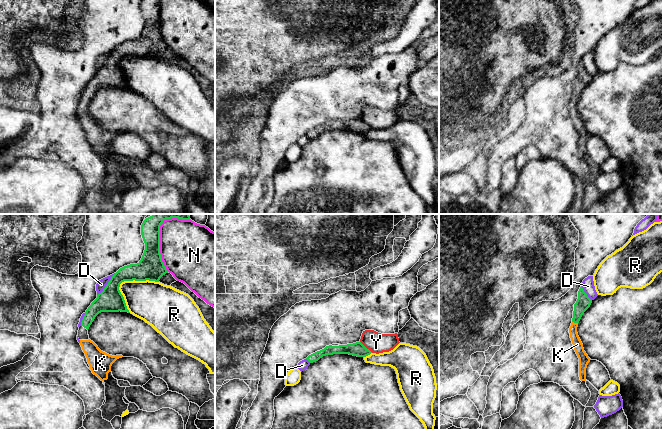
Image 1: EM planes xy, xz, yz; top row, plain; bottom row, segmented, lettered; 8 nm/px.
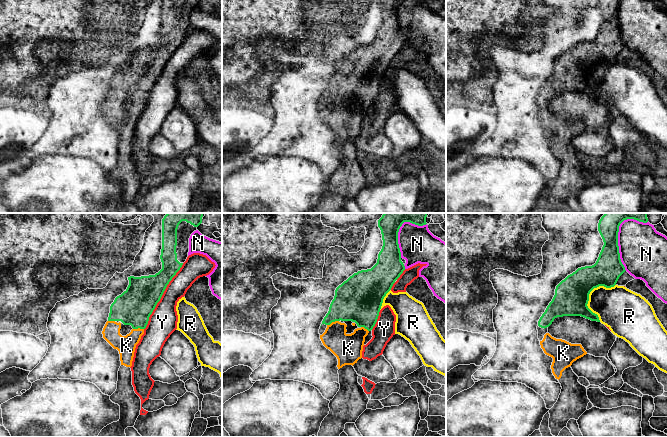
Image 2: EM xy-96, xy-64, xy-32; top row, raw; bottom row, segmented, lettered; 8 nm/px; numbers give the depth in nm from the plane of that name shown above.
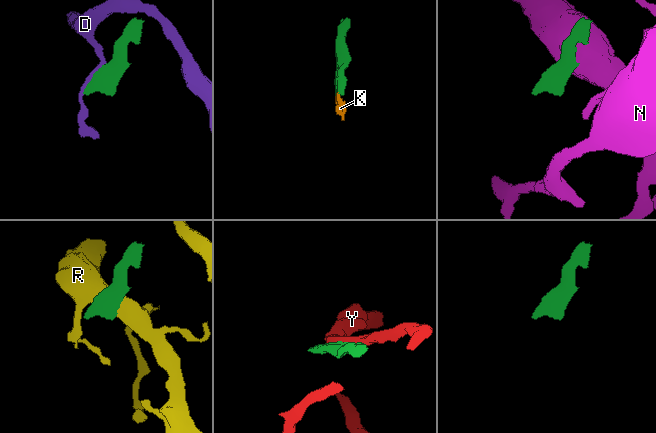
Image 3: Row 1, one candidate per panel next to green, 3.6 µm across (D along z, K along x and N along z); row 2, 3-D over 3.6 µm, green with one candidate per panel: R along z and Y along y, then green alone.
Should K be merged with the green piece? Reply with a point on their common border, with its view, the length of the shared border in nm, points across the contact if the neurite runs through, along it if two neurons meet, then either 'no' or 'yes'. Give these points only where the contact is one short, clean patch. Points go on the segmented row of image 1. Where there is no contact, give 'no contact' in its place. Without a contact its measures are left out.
yz (575, 322) | 50 nm | across yz (583, 302), (575, 322), (574, 338), (577, 344) | yes

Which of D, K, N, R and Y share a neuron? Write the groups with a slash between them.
D / K / N / R / Y

